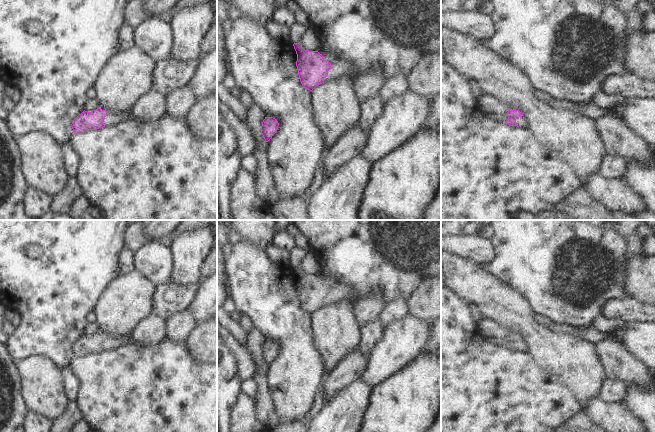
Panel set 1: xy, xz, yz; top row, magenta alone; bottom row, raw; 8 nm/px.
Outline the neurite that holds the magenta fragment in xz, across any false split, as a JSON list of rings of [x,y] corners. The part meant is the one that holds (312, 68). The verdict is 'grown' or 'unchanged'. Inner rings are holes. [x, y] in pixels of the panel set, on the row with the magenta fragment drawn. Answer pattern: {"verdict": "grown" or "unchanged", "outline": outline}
{"verdict": "grown", "outline": [[[300,42],[293,46],[297,54],[296,66],[301,84],[310,91],[322,83],[353,74],[353,66],[334,54],[323,42],[320,42],[317,51],[305,50]]]}

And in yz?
{"verdict": "grown", "outline": [[[483,94],[478,99],[478,106],[491,120],[497,120],[509,126],[529,128],[528,119],[523,116],[522,112],[509,109],[498,98],[491,94]]]}

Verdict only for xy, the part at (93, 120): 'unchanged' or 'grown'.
grown

